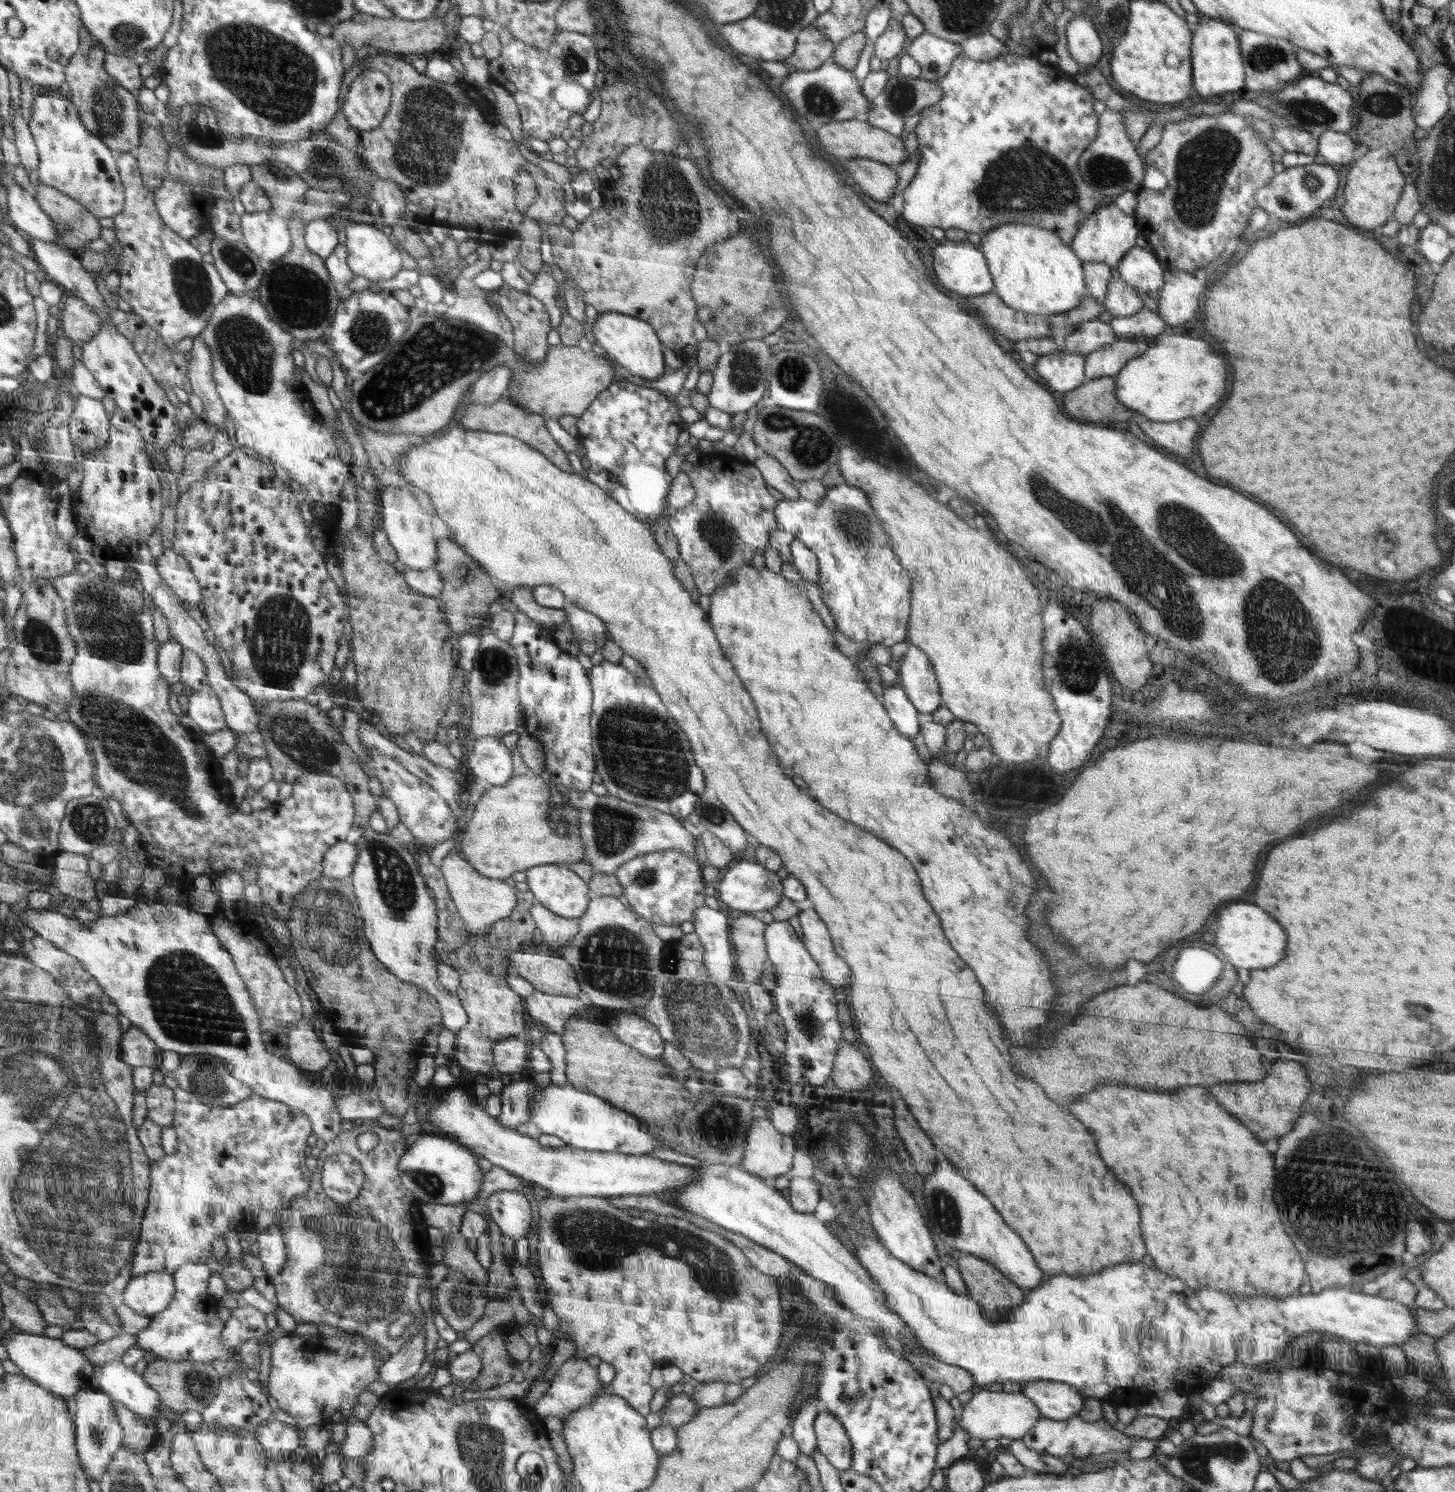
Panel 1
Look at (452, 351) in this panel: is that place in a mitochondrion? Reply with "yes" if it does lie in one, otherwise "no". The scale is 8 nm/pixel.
yes

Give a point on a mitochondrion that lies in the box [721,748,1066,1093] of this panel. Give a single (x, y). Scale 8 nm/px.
(806, 1023)

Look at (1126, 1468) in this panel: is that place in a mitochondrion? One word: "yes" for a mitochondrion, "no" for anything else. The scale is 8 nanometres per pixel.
no

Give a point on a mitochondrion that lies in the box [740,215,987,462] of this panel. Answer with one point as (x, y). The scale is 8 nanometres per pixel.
(793, 374)

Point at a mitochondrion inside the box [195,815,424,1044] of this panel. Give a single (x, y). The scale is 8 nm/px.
(326, 928)

